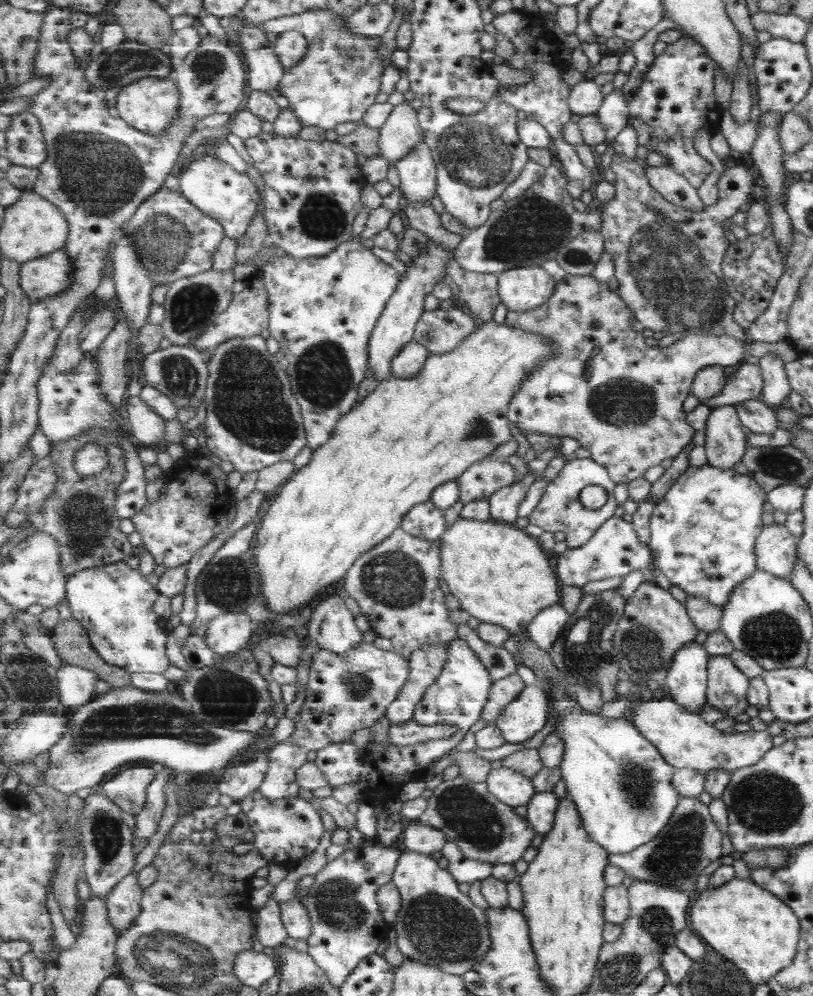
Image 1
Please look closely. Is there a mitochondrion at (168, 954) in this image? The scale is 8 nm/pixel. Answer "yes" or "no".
yes

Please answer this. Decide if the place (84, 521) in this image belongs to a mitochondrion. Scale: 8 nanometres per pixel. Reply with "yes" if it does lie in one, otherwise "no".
yes

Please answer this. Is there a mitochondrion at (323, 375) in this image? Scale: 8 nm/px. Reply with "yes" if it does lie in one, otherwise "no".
yes

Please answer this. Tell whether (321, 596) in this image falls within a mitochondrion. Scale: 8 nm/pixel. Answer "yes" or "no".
no

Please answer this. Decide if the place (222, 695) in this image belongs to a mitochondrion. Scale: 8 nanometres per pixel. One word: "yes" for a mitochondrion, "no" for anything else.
yes

